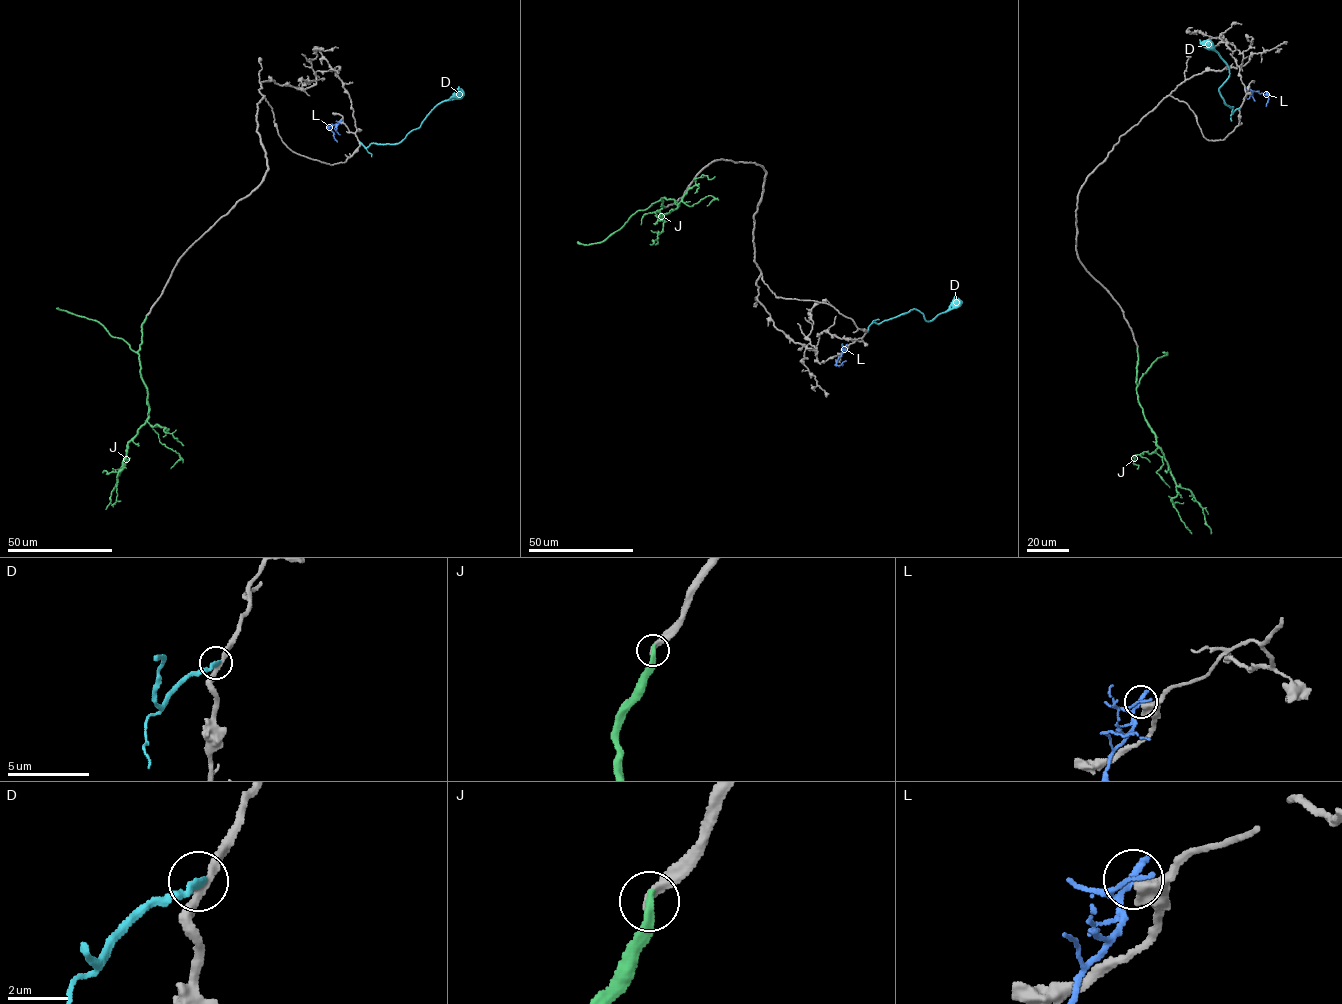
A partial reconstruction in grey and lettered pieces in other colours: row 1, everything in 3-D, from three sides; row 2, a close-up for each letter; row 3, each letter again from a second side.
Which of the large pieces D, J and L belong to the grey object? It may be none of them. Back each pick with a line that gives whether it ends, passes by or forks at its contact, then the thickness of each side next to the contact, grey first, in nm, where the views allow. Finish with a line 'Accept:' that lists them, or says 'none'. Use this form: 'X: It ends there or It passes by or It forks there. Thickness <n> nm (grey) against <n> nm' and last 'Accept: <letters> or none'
J: It ends there. Thickness 340 nm (grey) against 320 nm
Accept: J

